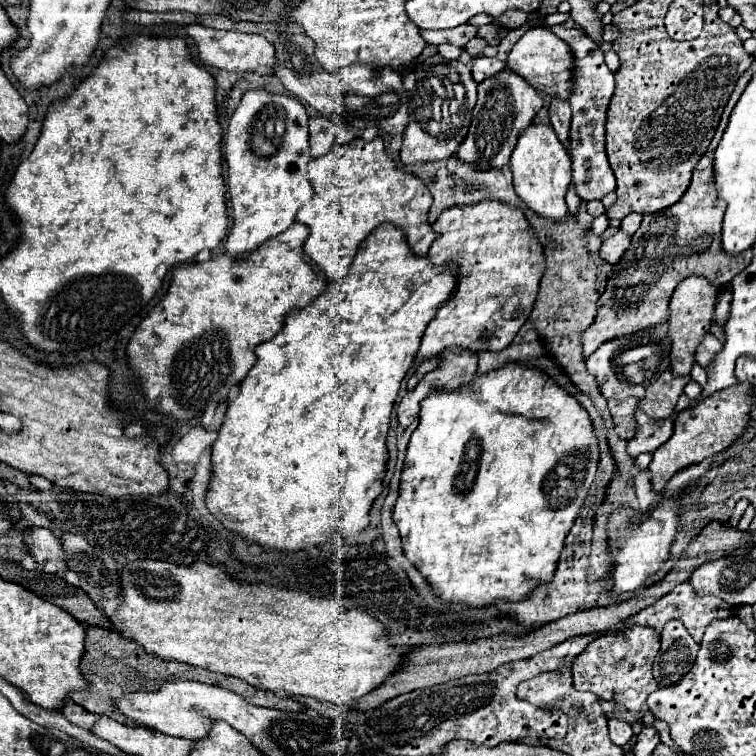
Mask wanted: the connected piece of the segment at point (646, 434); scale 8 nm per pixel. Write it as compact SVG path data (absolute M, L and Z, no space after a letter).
M637 410L635 420L639 424L637 432L635 432L633 440L627 440L627 450L629 450L631 458L637 458L639 454L645 454L645 452L653 454L673 434L673 420L671 418L653 420L653 418L645 416L641 410Z

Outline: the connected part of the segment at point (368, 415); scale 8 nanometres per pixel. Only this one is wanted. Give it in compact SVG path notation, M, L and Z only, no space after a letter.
M383 224L377 226L361 244L355 254L355 260L349 266L349 272L343 280L331 282L311 304L307 304L303 310L295 310L287 316L285 326L281 332L271 338L269 342L263 342L255 348L257 362L247 374L247 378L241 382L241 392L239 396L229 402L227 414L223 418L223 426L217 434L217 440L213 442L213 452L211 452L211 464L213 464L213 476L207 486L205 494L205 506L207 510L231 532L239 532L241 538L247 542L255 542L267 550L277 550L277 552L299 552L305 550L307 546L321 546L329 540L333 540L335 534L341 534L345 540L351 540L359 536L367 524L369 524L369 510L373 500L381 494L381 482L385 476L385 464L387 464L387 432L389 432L389 422L391 422L391 410L393 402L397 398L401 380L405 378L405 372L409 370L421 336L429 324L429 320L437 314L441 304L447 302L455 288L455 276L453 270L449 270L449 264L443 266L433 266L427 258L415 256L403 234L393 226L393 224Z

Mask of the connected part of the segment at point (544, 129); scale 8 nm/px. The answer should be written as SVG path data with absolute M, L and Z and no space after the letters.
M531 124L521 132L521 140L517 140L517 146L511 154L511 172L517 196L539 218L549 218L555 222L565 218L565 194L571 184L571 158L549 124Z

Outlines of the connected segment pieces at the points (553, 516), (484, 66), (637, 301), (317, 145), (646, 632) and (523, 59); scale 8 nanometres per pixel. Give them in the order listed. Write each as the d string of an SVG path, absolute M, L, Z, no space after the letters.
M507 364L501 370L489 372L485 376L475 376L475 380L471 380L471 384L463 386L459 392L431 392L421 402L419 426L411 434L411 440L407 446L405 464L401 472L401 484L399 484L399 498L393 508L393 522L399 528L403 552L407 560L413 562L413 566L425 576L429 588L433 588L433 594L447 604L467 604L471 608L489 608L489 604L497 600L509 600L509 602L525 600L527 596L533 594L533 590L539 584L553 580L565 538L595 478L597 462L599 462L597 438L593 434L593 426L587 412L579 406L579 402L571 394L561 390L537 368Z
M475 58L473 60L473 68L471 68L471 74L473 74L473 80L475 82L481 82L485 78L491 78L495 74L499 74L501 70L505 70L505 64L497 58Z
M703 156L693 168L691 184L681 200L665 212L645 214L639 230L631 238L629 250L615 264L607 278L607 286L597 302L593 324L581 332L583 360L587 360L601 344L631 336L639 330L651 330L667 318L667 304L675 286L687 276L703 276L711 284L729 284L753 258L747 250L741 256L725 256L721 250L721 220L725 202L717 200L713 186L713 162Z
M325 116L309 118L309 140L311 140L311 158L325 156L325 152L331 150L333 140L337 134L335 122L331 122Z
M633 626L619 636L605 634L593 640L573 662L571 674L577 690L589 690L601 700L611 700L629 712L639 712L647 696L657 690L651 666L659 652L659 636L645 626Z
M529 28L519 42L511 48L509 58L507 58L507 70L519 74L521 78L527 80L529 86L533 86L539 92L547 92L549 96L559 96L559 98L569 98L569 88L571 88L571 50L569 46L557 38L549 28Z

